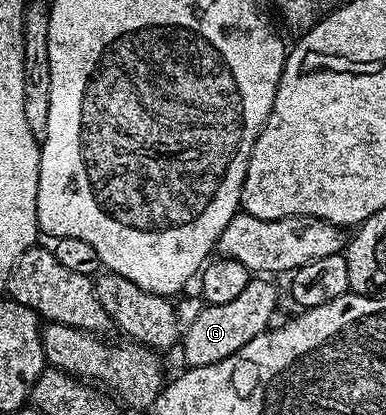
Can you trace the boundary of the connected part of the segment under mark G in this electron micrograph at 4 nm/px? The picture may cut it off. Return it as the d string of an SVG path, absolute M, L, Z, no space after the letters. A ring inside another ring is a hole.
M265 276L250 277L247 288L235 296L235 300L227 304L205 304L199 316L191 320L189 325L184 327L179 338L179 351L185 357L184 365L206 366L207 364L219 364L219 360L227 360L243 344L251 344L255 336L270 329L269 317L277 310L277 290L272 286L270 279Z

